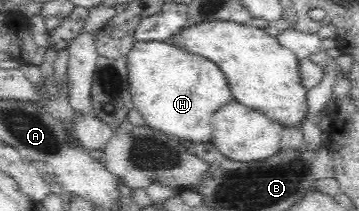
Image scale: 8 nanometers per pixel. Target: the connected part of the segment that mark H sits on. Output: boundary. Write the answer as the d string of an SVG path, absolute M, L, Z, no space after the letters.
M134 42L133 49L126 55L128 81L132 108L136 108L145 120L145 125L163 134L177 138L205 143L212 141L211 117L219 108L226 106L233 99L227 77L218 65L181 49L171 42Z

